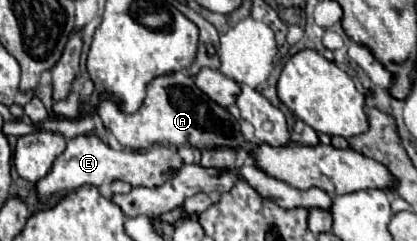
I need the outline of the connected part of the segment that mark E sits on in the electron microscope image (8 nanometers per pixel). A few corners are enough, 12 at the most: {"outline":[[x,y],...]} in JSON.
{"outline":[[95,134],[67,140],[39,200],[85,184],[161,186],[177,150],[113,150]]}

